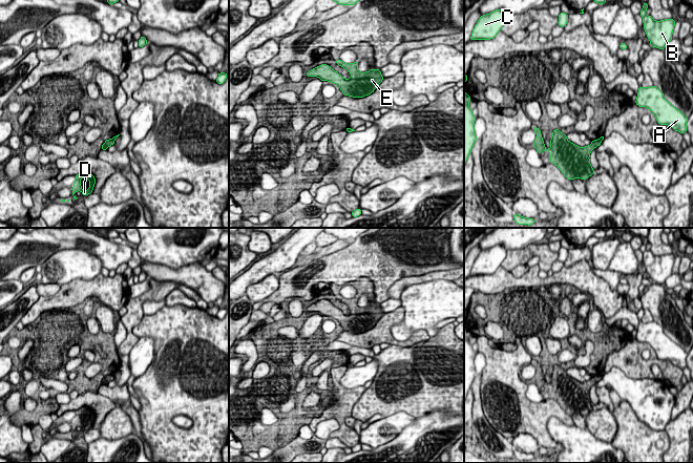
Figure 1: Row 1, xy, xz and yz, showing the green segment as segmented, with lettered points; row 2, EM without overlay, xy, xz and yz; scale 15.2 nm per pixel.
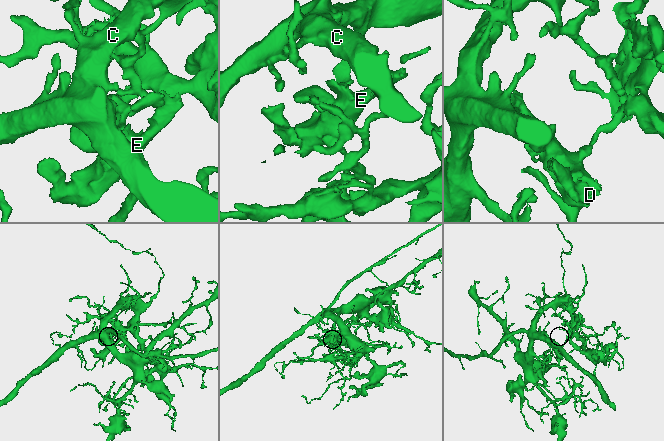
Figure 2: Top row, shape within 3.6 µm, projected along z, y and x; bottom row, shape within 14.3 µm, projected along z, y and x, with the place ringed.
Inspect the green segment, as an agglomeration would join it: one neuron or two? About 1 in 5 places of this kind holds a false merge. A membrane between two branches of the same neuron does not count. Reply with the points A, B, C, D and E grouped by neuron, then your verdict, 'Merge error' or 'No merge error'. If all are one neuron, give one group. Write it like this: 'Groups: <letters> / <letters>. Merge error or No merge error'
Groups: A B C / D E. Merge error

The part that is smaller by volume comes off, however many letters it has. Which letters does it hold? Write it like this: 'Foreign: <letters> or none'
Foreign: D, E

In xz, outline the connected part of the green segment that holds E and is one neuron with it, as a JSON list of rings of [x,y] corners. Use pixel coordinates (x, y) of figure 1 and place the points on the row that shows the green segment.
[[[338,59],[336,63],[351,73],[350,79],[344,79],[327,64],[321,64],[309,70],[306,76],[318,77],[321,81],[332,82],[339,86],[344,96],[353,98],[363,98],[371,94],[384,79],[380,69],[370,69],[366,72],[360,72],[357,69],[358,62],[346,64]]]

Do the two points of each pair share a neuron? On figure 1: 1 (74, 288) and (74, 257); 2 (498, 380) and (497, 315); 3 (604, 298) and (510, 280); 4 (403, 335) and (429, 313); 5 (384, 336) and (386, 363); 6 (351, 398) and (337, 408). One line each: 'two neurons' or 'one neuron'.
1: two neurons
2: two neurons
3: one neuron
4: one neuron
5: two neurons
6: one neuron

